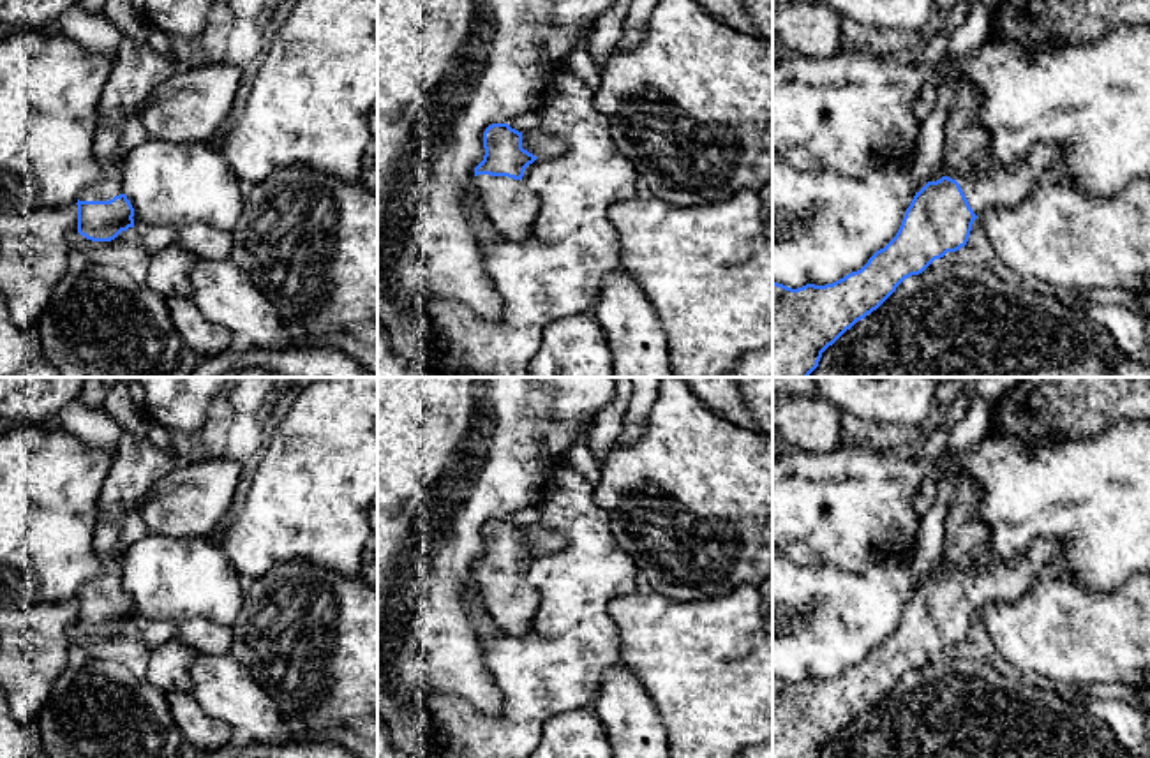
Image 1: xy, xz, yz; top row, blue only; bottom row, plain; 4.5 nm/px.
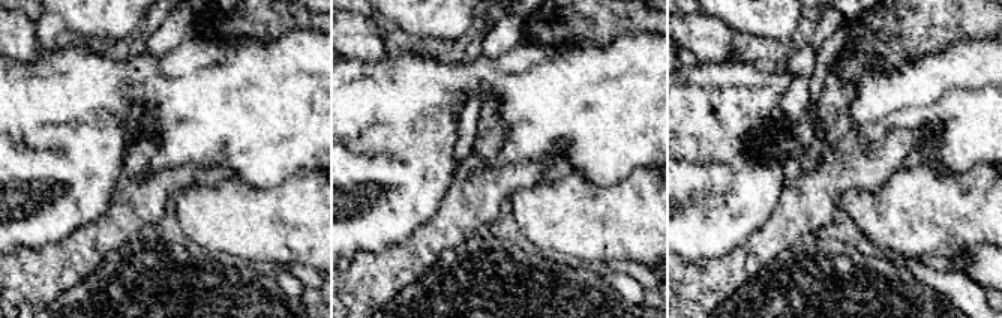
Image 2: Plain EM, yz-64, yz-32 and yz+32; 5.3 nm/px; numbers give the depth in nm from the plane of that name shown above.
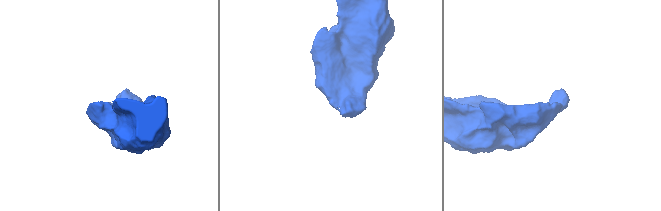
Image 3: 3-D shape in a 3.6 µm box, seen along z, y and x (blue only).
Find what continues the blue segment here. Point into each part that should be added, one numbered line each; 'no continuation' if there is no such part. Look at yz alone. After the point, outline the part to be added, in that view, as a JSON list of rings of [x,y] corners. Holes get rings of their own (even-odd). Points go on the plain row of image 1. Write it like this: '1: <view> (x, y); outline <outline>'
1: yz (967, 538); outline [[[967,476],[958,478],[956,494],[947,506],[940,559],[944,571],[960,578],[977,612],[988,603],[1012,603],[1023,598],[1060,552],[1055,538],[1041,536],[1012,561],[995,559],[989,548],[989,529],[979,516],[981,497],[981,487]]]

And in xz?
1: xz (510, 601); outline [[[478,569],[473,576],[489,621],[512,636],[527,635],[540,605],[538,591],[508,571]]]

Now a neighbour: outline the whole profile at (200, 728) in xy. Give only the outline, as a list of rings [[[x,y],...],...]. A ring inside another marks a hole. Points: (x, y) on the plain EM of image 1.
[[[175,691],[166,695],[166,698],[183,739],[198,753],[219,749],[238,739],[229,725],[205,712],[190,691]]]

